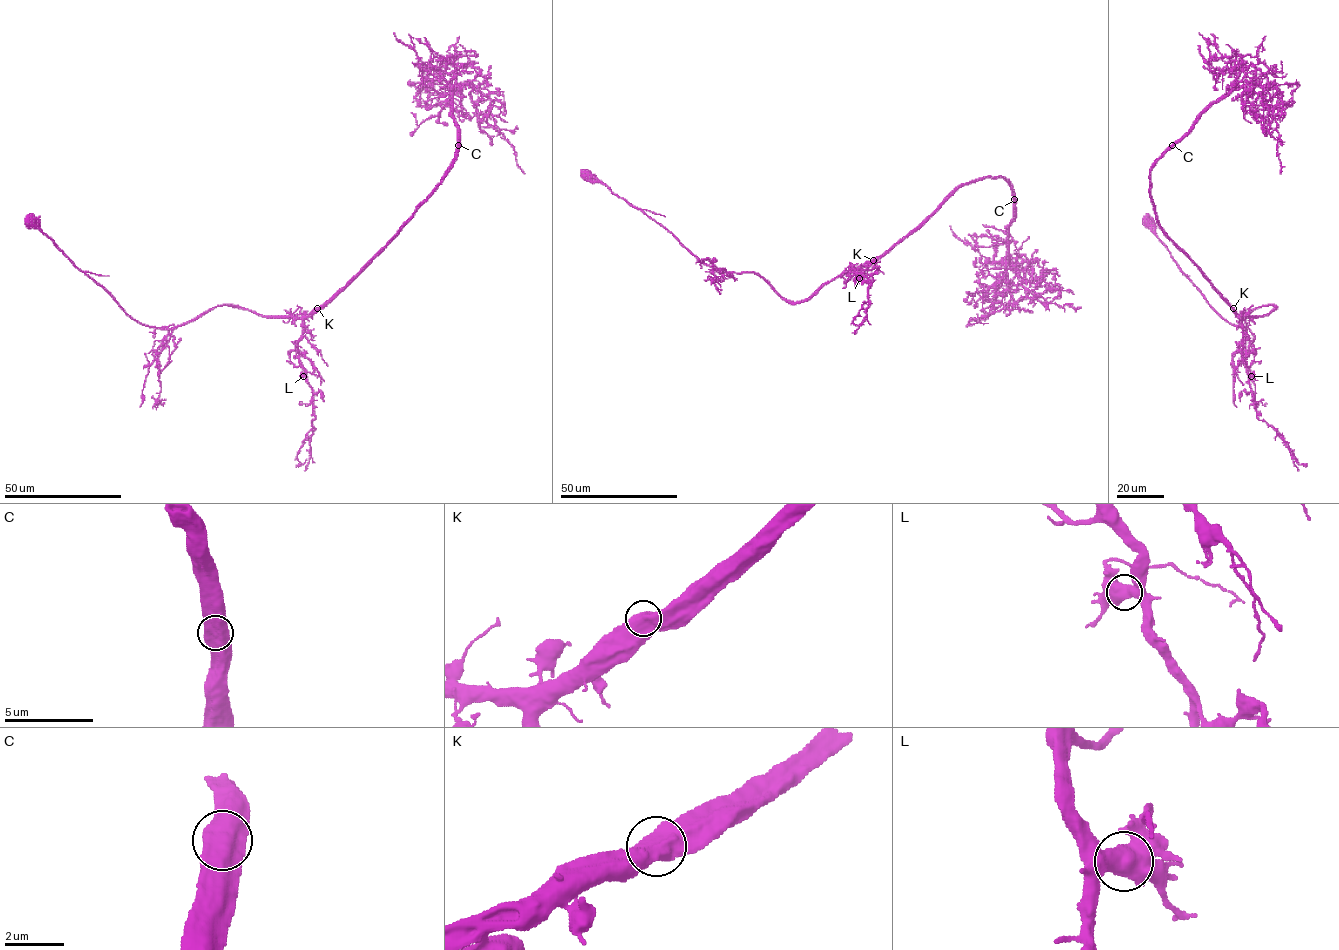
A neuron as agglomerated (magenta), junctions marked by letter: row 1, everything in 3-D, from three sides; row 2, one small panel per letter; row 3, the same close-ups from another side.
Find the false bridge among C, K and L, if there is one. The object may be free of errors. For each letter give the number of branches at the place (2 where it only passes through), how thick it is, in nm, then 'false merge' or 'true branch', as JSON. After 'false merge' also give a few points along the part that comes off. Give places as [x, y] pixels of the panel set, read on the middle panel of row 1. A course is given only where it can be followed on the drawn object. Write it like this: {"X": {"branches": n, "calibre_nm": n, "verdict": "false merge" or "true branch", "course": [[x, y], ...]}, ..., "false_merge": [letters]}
{"C": {"branches": 2, "calibre_nm": 750, "verdict": "true branch"}, "K": {"branches": 2, "calibre_nm": 700, "verdict": "true branch"}, "L": {"branches": 2, "calibre_nm": 600, "verdict": "true branch"}, "false_merge": []}

